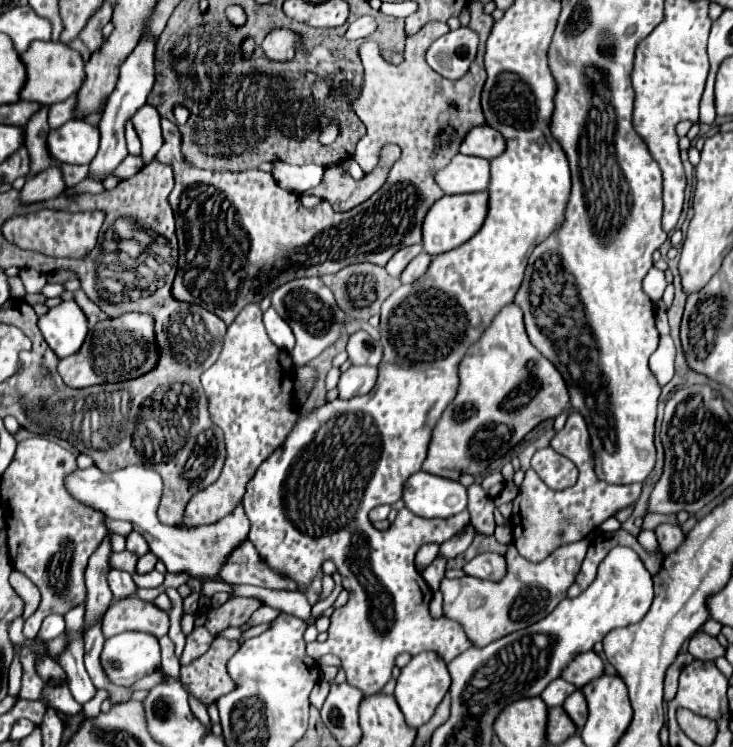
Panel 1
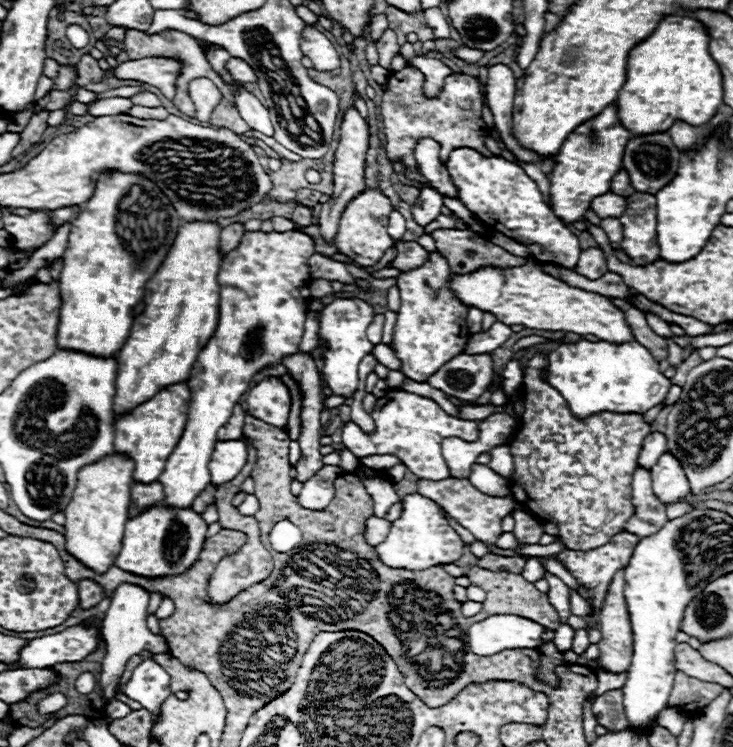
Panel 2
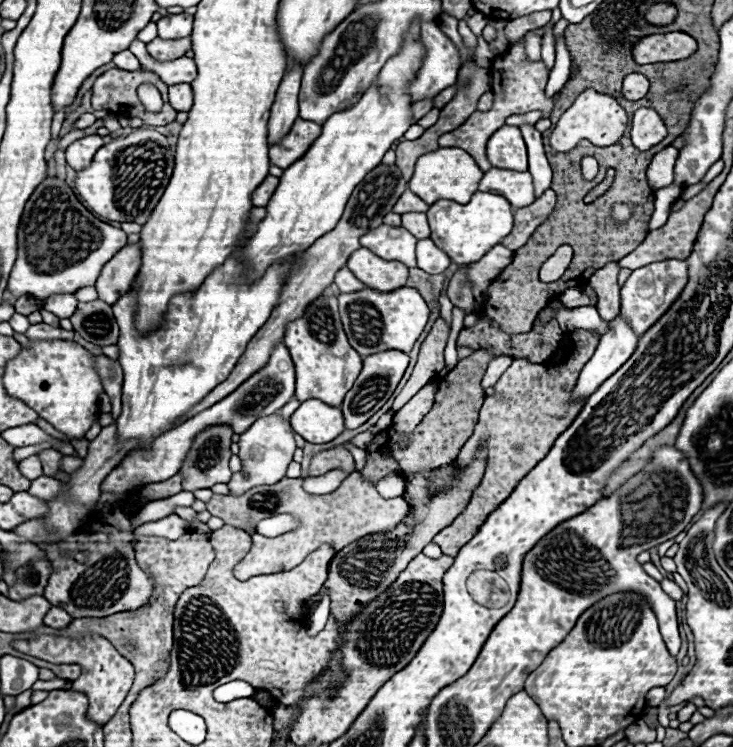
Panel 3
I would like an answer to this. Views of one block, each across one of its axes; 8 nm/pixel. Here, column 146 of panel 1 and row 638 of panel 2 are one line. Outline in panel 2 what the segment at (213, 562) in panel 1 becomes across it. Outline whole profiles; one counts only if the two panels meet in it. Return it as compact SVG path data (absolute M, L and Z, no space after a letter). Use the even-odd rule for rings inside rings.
M498 614L470 626L468 646L480 656L490 656L508 648L538 648L542 634L544 626L534 620Z

